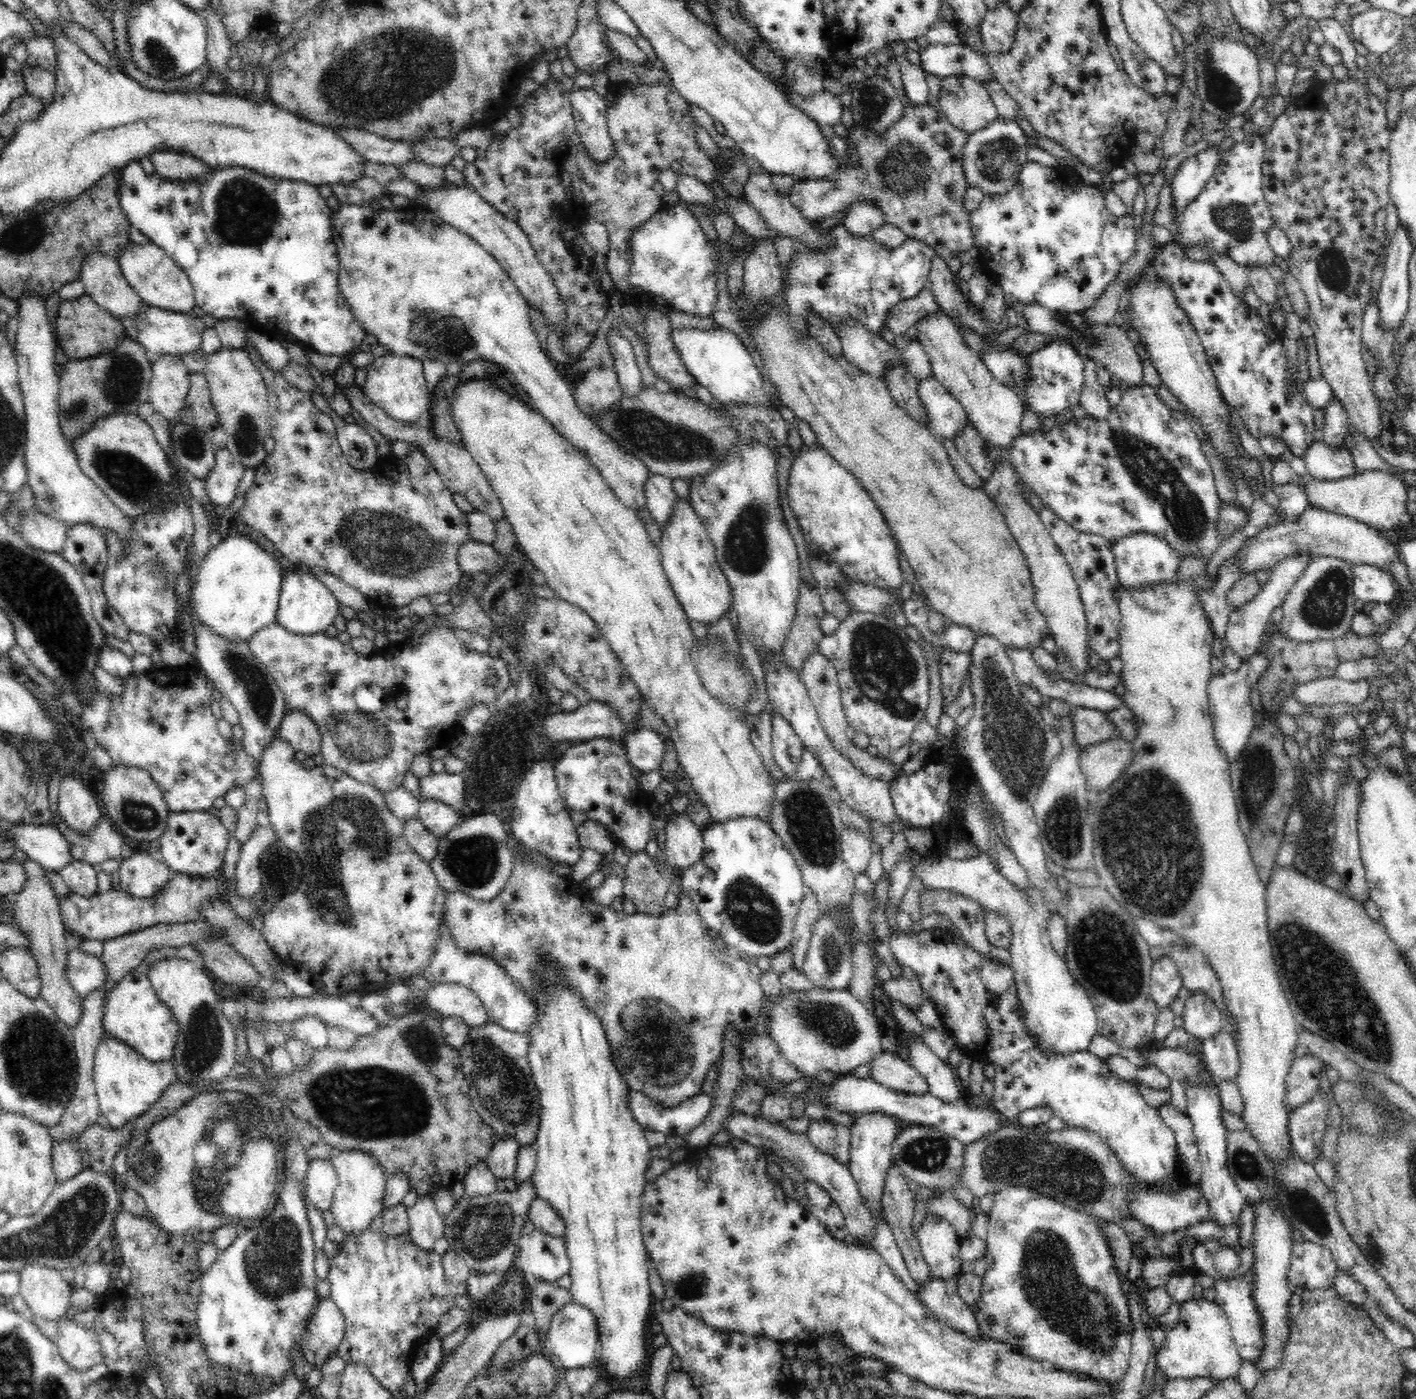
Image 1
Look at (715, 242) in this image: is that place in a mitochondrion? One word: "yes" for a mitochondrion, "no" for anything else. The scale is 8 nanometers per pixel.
no

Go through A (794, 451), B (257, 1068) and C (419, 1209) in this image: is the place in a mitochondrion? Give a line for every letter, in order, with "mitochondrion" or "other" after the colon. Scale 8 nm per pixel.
A: other
B: other
C: other

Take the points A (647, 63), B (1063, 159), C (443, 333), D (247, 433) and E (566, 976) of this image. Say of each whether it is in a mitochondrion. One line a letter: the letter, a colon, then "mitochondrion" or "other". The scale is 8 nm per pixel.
A: other
B: other
C: mitochondrion
D: mitochondrion
E: other

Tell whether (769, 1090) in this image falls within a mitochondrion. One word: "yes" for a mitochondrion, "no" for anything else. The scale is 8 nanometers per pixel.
no

